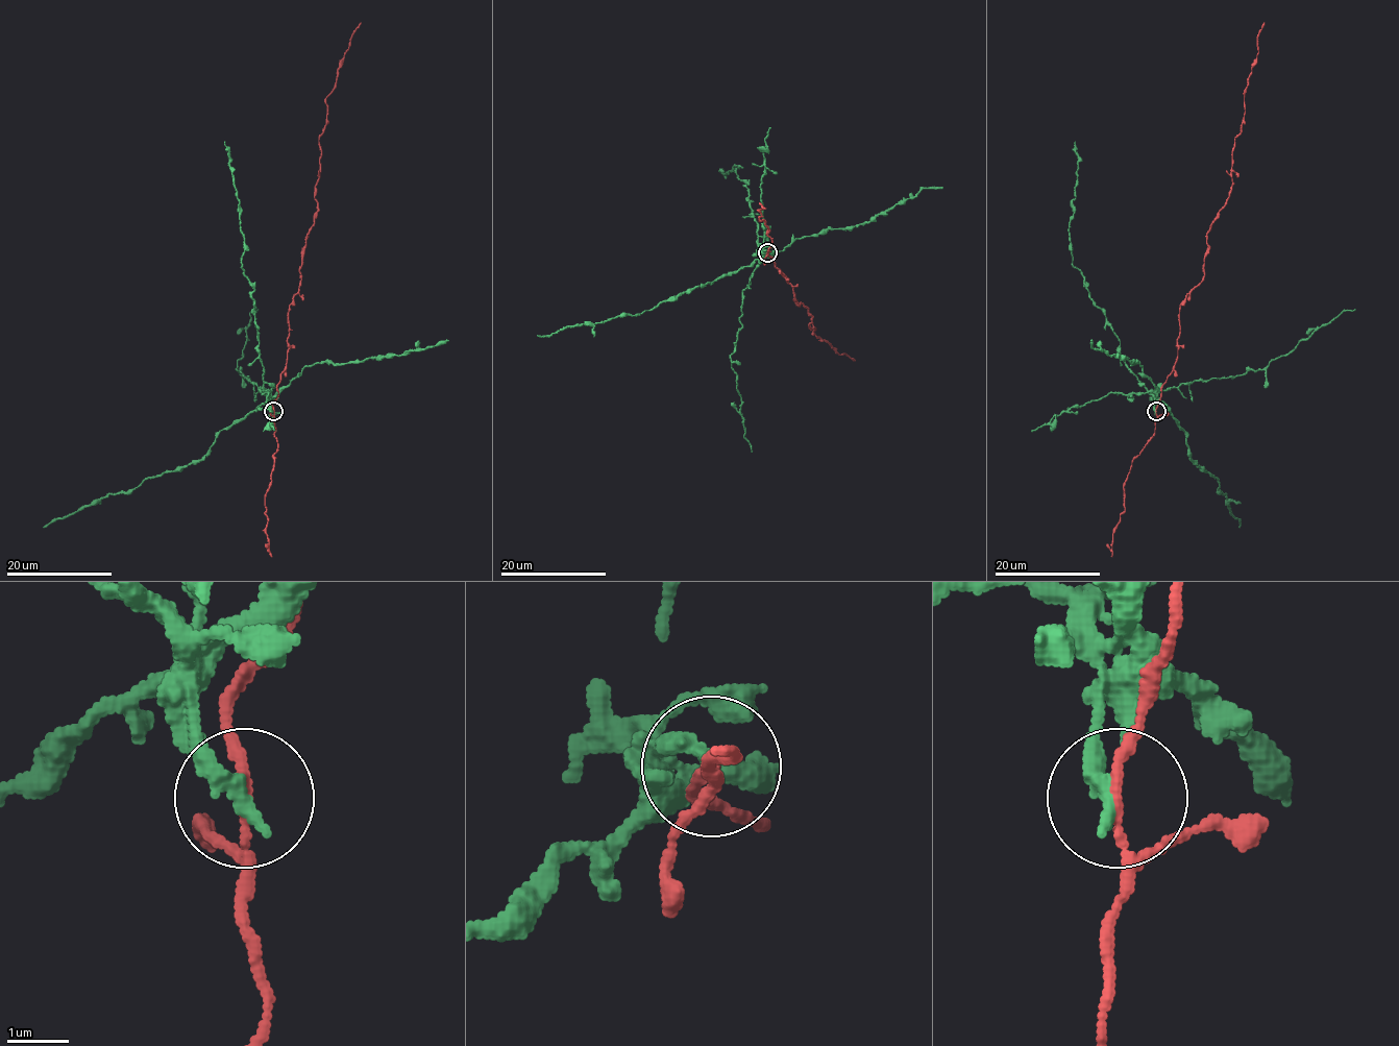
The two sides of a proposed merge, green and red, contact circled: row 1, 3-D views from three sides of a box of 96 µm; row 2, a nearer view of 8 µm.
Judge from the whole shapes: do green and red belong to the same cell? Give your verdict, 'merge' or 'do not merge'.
do not merge

